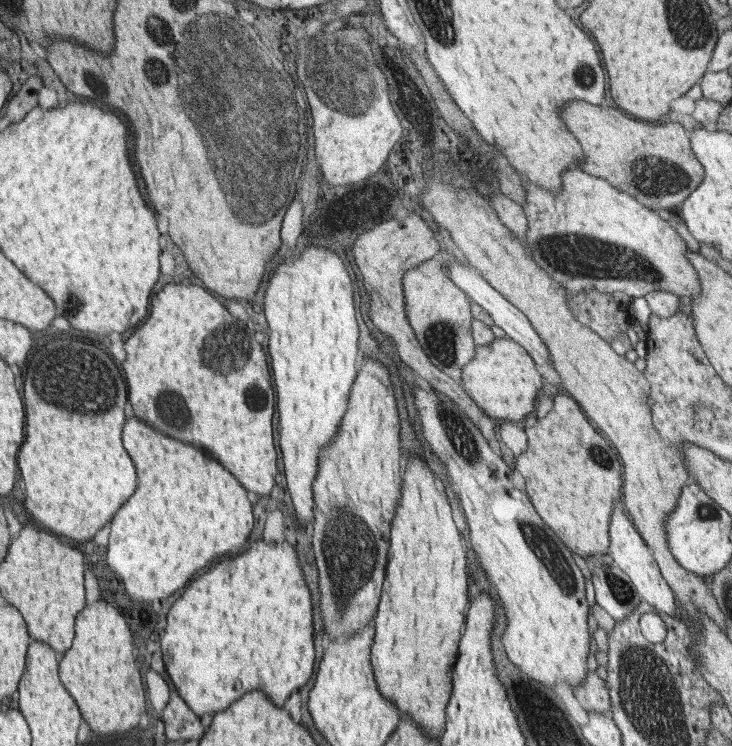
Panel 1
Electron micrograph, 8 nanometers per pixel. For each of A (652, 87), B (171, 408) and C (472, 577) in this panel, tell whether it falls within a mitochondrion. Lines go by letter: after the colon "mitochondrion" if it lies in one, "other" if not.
A: other
B: mitochondrion
C: other

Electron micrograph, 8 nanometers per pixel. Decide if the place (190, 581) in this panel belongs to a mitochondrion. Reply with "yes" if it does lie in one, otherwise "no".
no

